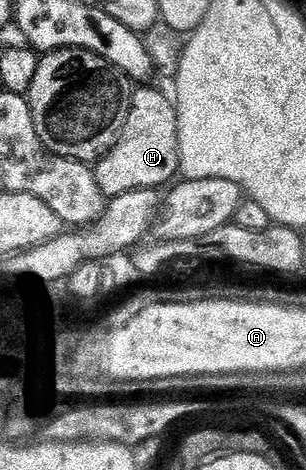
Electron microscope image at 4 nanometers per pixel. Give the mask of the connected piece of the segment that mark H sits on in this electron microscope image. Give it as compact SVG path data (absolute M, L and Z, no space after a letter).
M151 86L136 89L123 137L108 154L98 159L95 173L107 196L163 188L171 177L176 177L179 174L179 111L176 103Z

